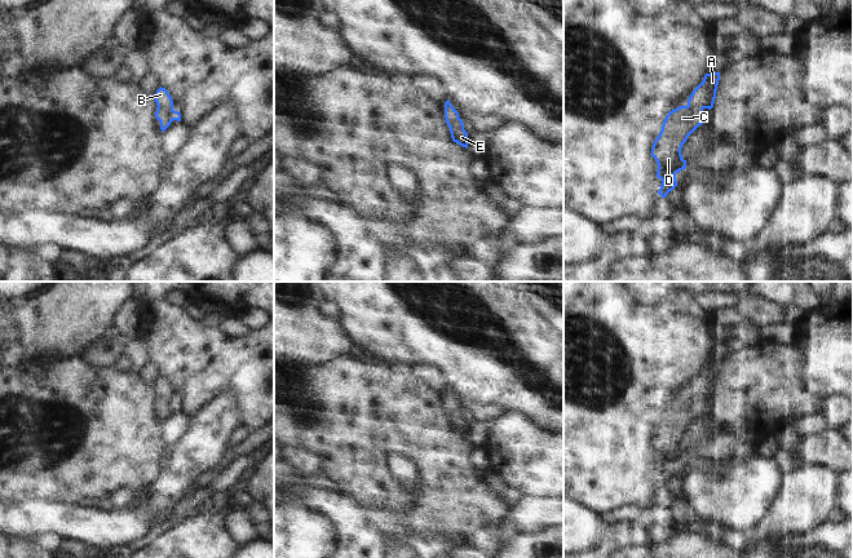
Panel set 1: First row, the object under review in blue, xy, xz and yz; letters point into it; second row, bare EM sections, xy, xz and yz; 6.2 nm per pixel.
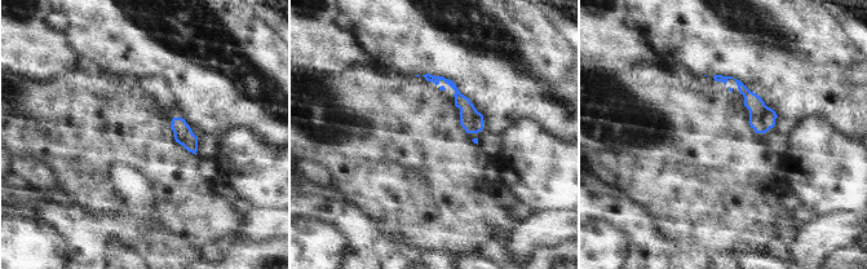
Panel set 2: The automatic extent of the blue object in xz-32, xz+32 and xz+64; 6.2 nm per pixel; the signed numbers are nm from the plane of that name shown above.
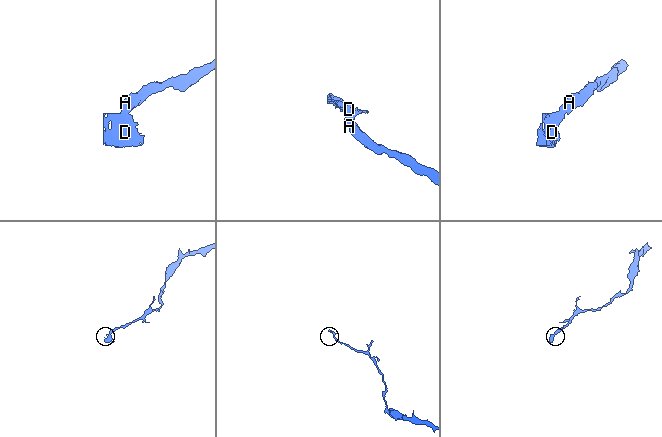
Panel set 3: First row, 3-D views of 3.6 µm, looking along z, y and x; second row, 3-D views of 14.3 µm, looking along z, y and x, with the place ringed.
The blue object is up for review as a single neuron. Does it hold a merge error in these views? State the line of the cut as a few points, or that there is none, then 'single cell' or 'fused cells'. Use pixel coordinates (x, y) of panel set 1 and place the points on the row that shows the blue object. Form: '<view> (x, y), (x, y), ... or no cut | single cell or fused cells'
no cut | single cell

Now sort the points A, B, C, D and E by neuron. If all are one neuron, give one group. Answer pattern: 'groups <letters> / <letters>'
groups A B C D E

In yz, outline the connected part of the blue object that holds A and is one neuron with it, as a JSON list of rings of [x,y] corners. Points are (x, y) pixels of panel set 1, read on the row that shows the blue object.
[[[720,72],[706,74],[693,90],[686,106],[668,112],[662,130],[651,147],[651,156],[658,164],[657,177],[662,180],[658,194],[666,198],[677,186],[676,173],[686,168],[681,149],[688,137],[703,124],[703,110],[715,103]]]

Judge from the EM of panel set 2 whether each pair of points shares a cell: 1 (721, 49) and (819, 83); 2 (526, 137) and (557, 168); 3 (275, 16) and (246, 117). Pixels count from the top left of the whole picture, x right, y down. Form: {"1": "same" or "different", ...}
{"1": "same", "2": "same", "3": "different"}

